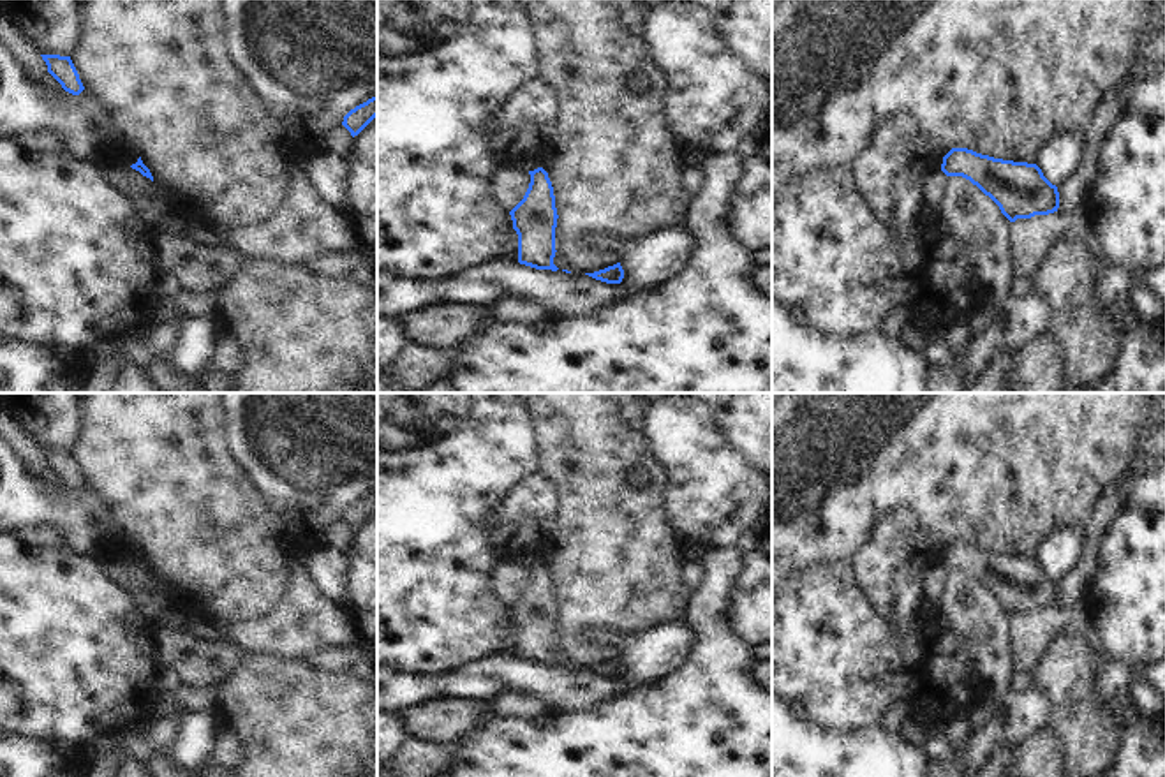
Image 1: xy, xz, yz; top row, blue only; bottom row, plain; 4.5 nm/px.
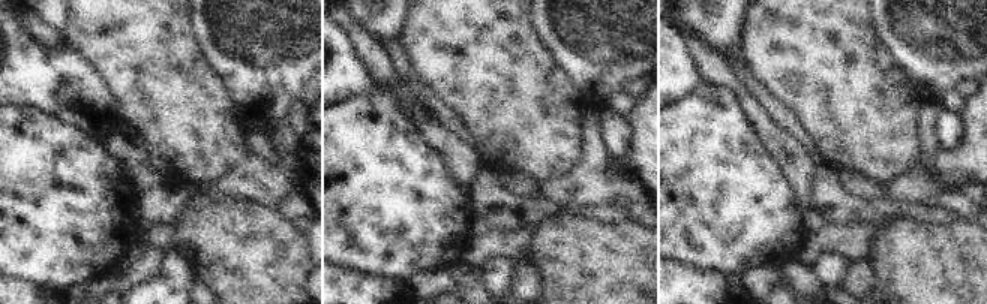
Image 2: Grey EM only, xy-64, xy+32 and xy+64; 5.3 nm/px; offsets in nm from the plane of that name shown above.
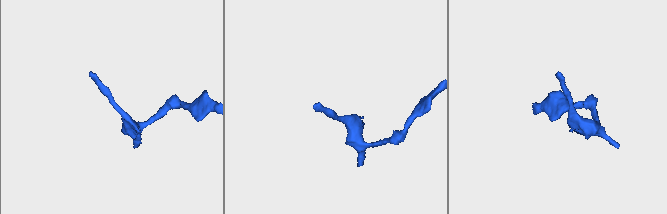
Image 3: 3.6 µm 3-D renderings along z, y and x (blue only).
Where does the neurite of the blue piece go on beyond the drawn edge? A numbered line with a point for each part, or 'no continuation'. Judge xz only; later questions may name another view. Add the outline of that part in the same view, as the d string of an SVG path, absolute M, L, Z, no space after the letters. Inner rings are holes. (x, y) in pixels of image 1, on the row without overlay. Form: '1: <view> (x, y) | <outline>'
no continuation

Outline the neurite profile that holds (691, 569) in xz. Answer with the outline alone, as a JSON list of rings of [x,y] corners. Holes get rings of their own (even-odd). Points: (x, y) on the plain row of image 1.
[[[698,560],[682,562],[682,580],[691,588],[694,588],[703,578],[703,566]]]

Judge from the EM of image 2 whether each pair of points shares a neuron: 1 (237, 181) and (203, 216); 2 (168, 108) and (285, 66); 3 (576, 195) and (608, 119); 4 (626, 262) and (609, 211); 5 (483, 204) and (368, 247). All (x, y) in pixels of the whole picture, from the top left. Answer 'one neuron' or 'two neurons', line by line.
1: two neurons
2: two neurons
3: two neurons
4: two neurons
5: two neurons

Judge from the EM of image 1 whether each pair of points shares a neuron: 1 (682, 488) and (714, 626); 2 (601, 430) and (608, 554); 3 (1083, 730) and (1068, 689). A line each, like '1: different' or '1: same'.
1: different
2: same
3: same

